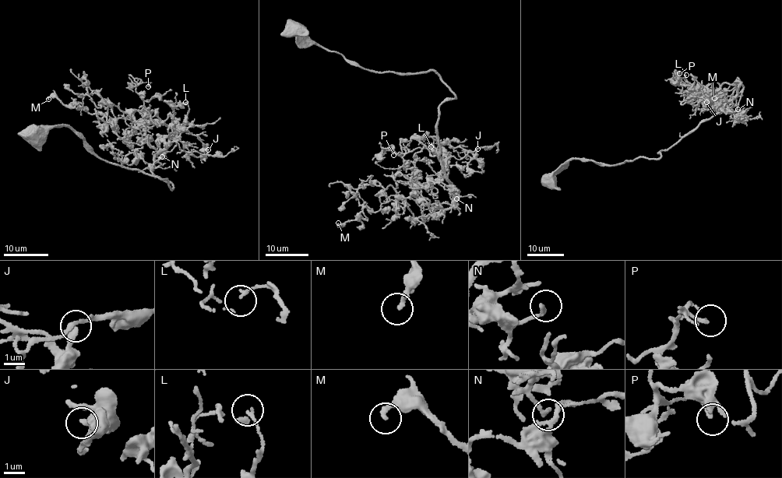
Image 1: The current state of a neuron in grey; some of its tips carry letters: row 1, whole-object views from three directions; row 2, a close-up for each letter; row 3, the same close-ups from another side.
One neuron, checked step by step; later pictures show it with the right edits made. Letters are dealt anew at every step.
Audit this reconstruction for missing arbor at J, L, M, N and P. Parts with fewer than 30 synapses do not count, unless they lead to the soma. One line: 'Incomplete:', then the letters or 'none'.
Incomplete: none

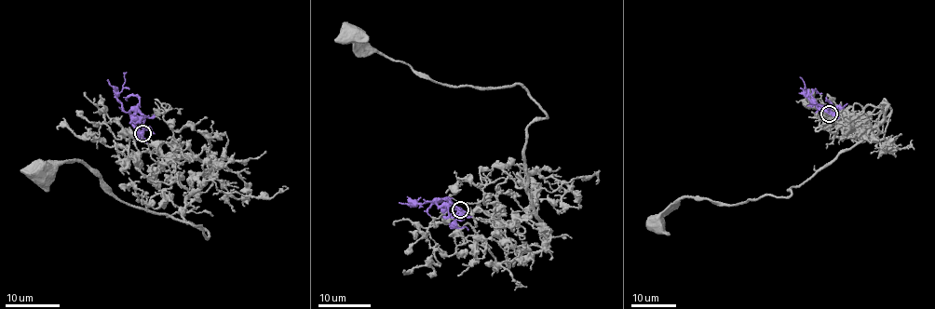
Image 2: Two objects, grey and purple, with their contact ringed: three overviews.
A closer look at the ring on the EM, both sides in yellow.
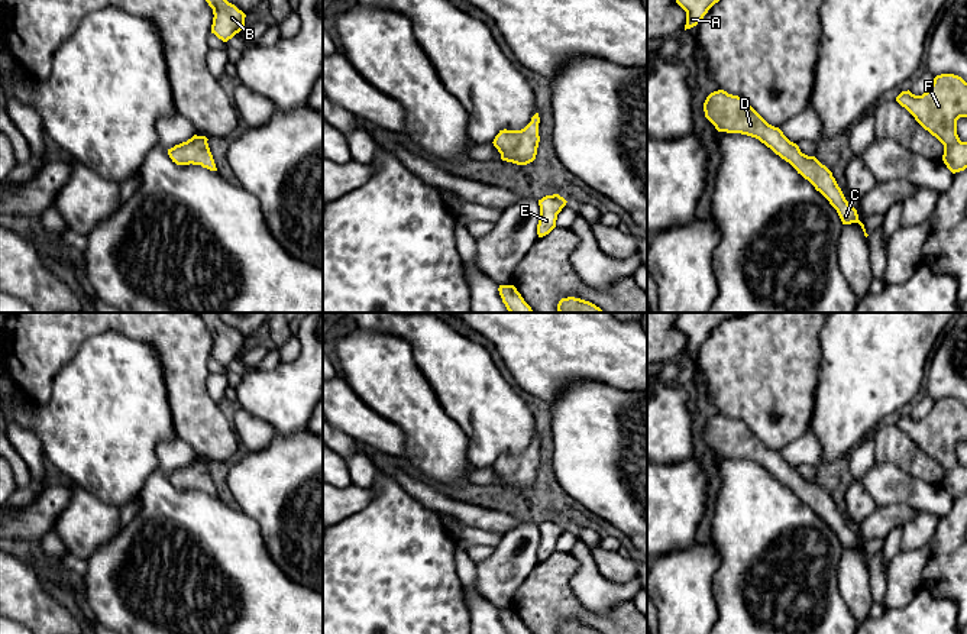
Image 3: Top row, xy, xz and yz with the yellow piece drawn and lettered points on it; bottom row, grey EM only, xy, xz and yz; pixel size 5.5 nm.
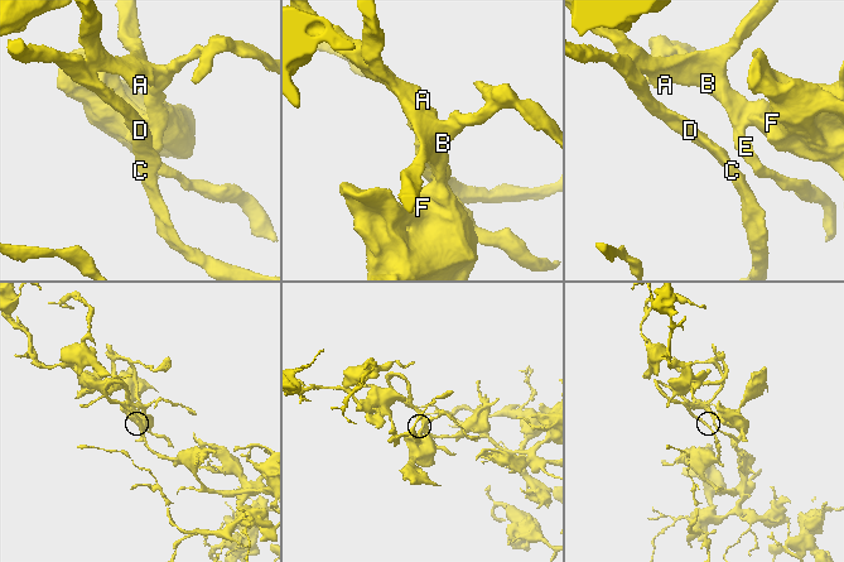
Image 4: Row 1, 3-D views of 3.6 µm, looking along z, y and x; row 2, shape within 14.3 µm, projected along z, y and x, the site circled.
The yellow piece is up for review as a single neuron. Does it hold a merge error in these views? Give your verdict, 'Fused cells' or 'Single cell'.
Single cell

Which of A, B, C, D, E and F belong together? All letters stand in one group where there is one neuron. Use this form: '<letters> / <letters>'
A B C D E F

